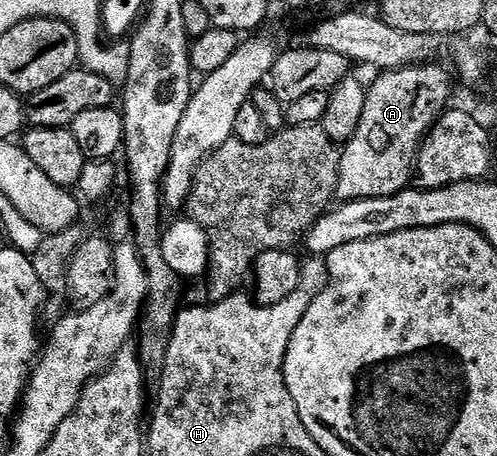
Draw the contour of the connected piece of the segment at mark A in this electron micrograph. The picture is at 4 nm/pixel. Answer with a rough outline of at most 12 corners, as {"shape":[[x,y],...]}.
{"shape":[[437,61],[383,69],[341,147],[339,203],[399,194],[450,102]]}

